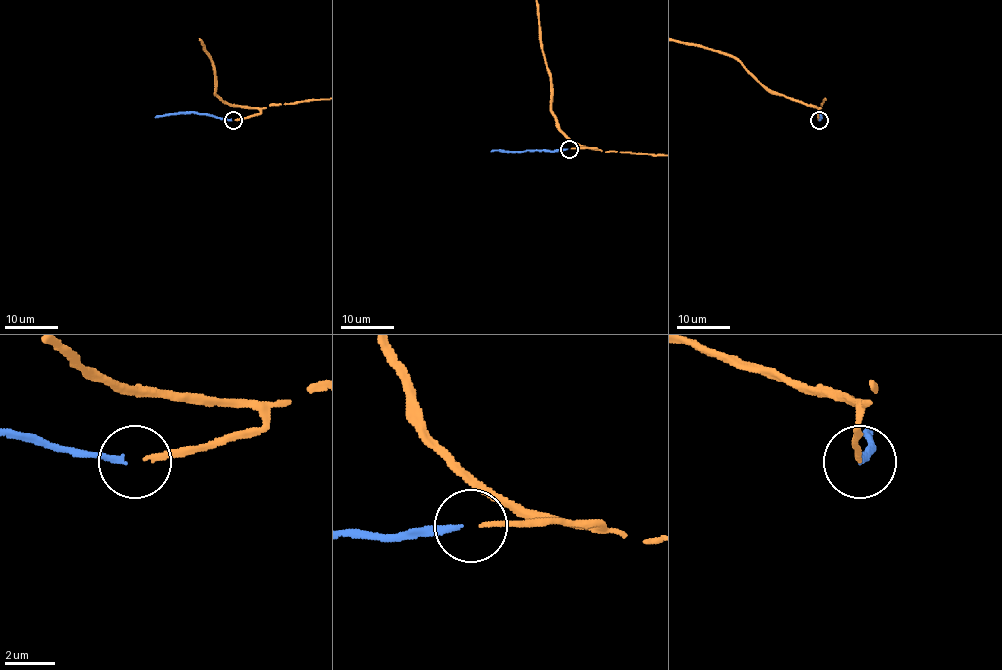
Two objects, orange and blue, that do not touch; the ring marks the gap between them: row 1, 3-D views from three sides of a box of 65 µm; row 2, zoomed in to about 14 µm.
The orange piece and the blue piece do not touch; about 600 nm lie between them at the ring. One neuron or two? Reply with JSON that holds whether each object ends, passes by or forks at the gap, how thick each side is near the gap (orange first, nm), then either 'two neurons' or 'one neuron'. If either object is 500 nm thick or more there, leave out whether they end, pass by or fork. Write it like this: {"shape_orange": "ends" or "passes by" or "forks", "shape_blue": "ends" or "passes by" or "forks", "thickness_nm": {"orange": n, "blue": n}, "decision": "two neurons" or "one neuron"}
{"shape_orange": "ends", "shape_blue": "ends", "thickness_nm": {"orange": 190, "blue": 220}, "decision": "one neuron"}

